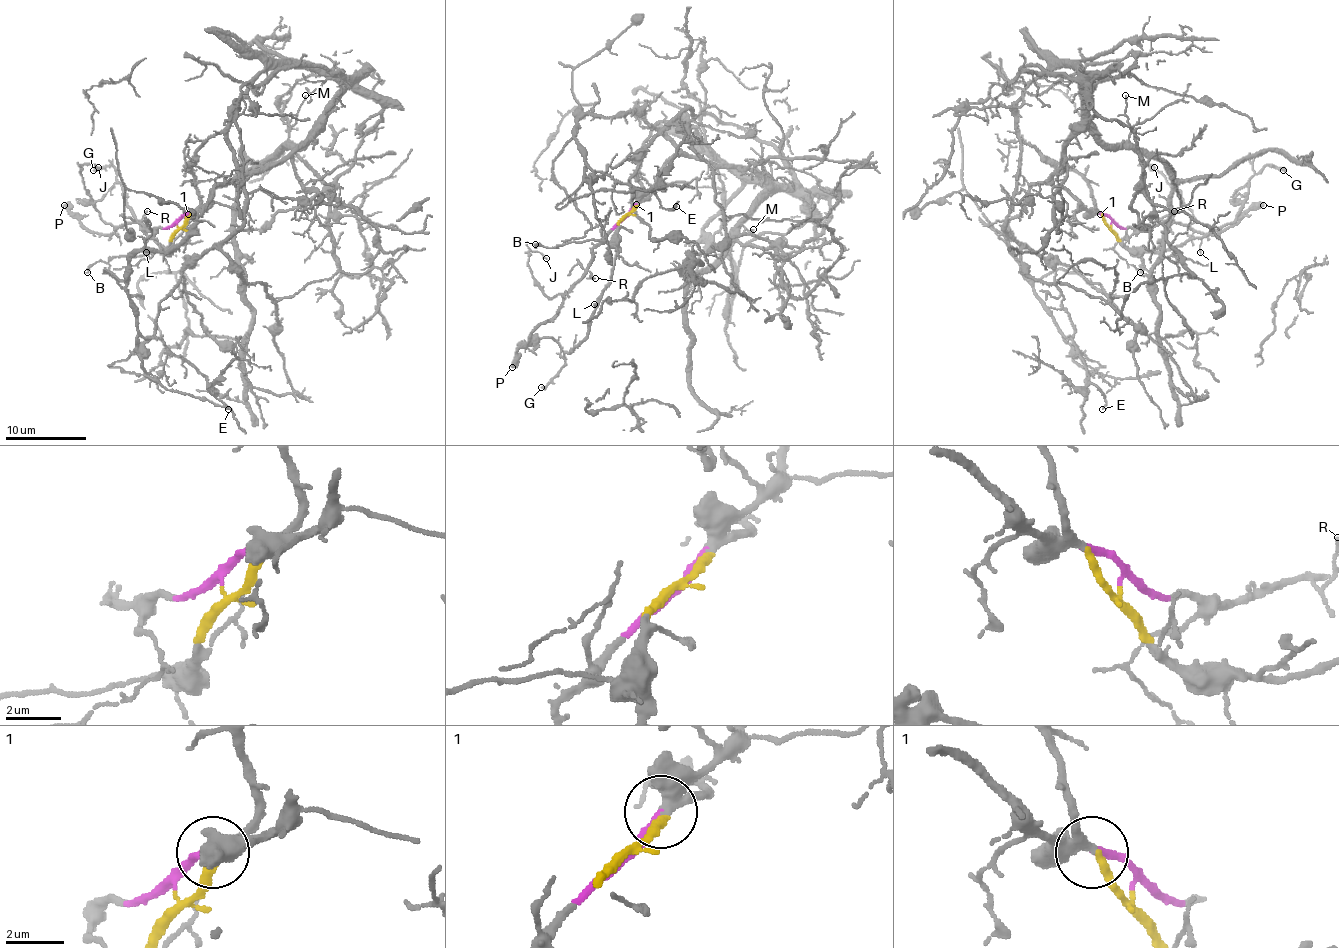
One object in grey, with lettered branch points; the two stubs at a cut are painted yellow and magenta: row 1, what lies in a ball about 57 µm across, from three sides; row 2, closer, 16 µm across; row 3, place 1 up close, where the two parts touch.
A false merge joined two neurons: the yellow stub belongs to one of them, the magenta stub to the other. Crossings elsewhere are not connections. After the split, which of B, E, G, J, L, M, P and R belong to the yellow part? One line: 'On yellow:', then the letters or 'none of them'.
On yellow: B, G, L

